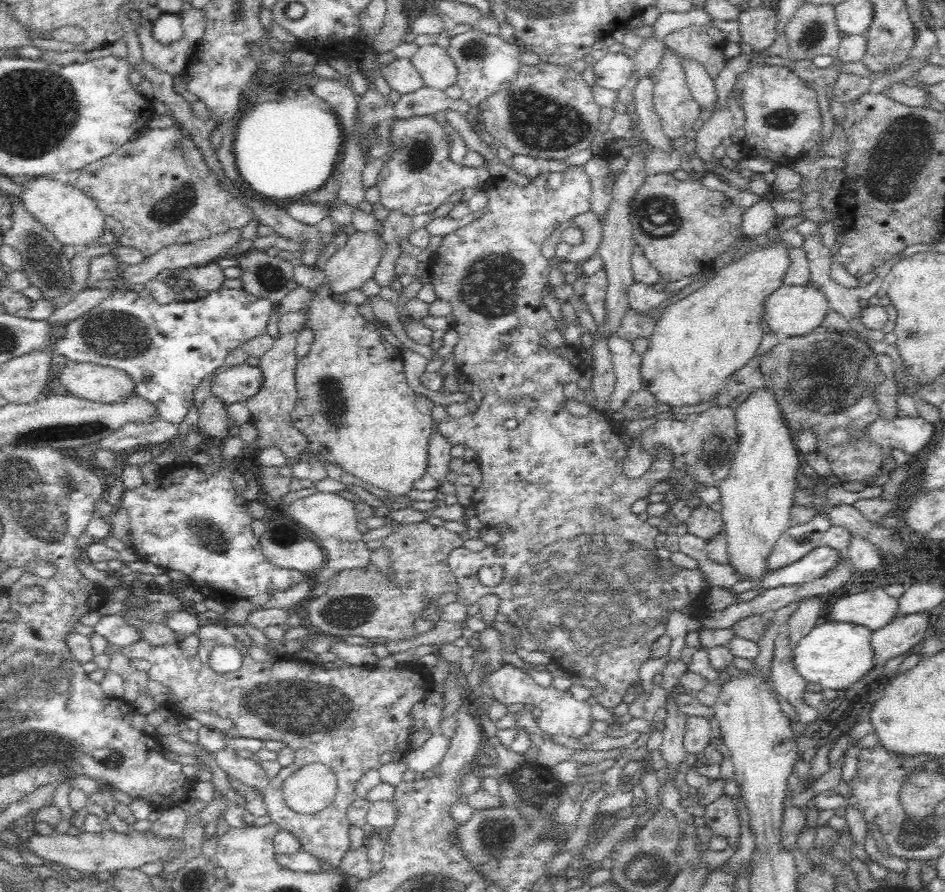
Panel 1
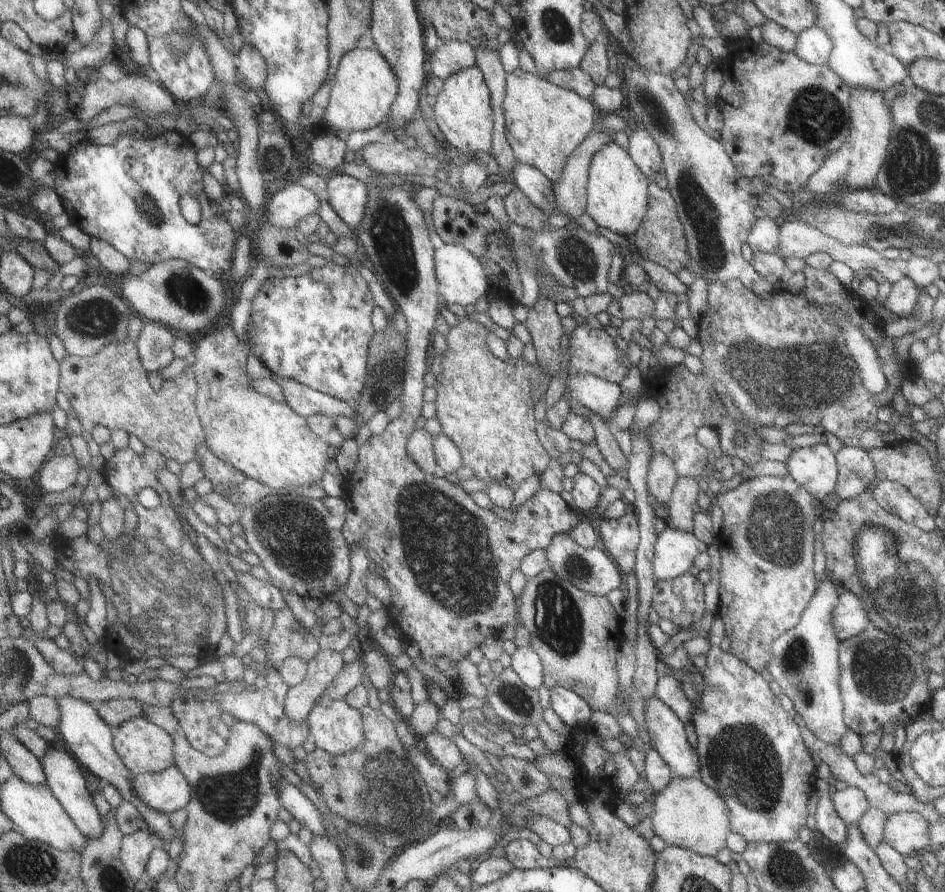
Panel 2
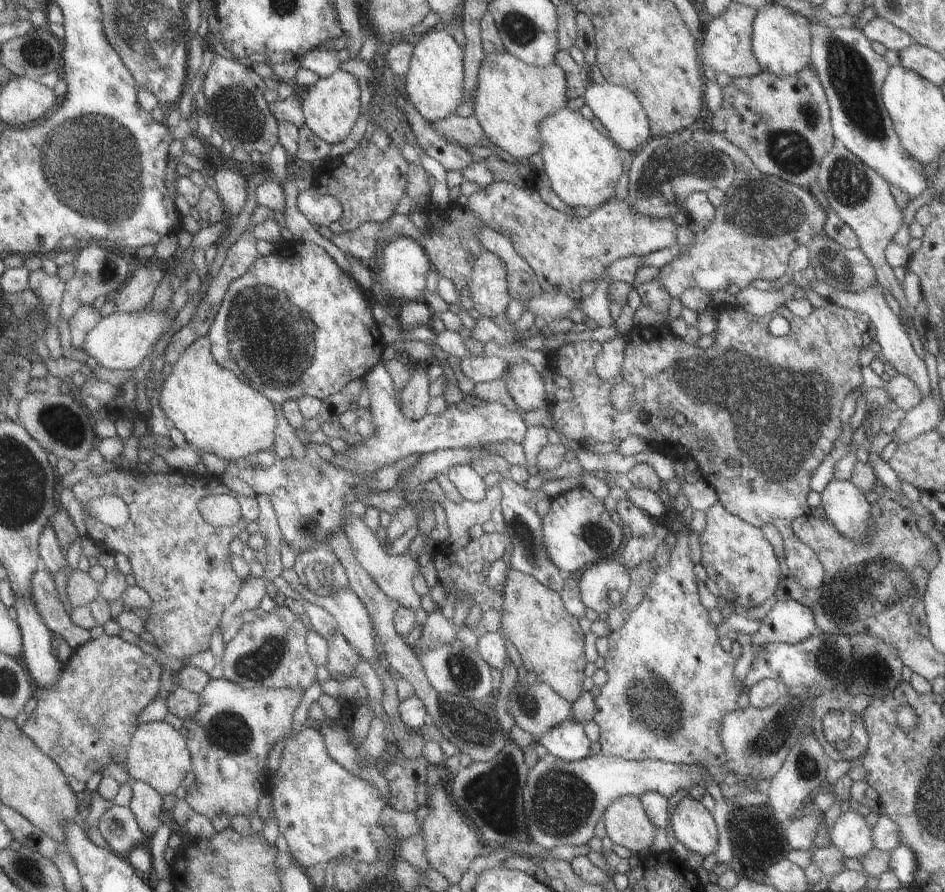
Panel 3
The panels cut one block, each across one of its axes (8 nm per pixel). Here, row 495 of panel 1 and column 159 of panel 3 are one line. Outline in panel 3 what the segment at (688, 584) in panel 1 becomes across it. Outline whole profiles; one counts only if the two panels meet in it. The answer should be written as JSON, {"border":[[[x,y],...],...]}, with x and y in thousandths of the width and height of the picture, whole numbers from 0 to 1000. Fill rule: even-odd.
{"border":[[[130,520],[125,527],[117,526],[112,531],[87,536],[76,547],[77,556],[84,566],[96,563],[96,558],[122,555],[130,558],[137,566],[139,581],[129,591],[119,591],[98,578],[90,581],[92,602],[130,620],[140,632],[139,651],[149,658],[160,670],[160,691],[154,706],[161,711],[164,723],[177,735],[196,740],[223,726],[223,713],[232,704],[236,684],[244,679],[255,659],[257,650],[244,635],[244,608],[253,598],[260,594],[266,585],[274,581],[274,563],[269,556],[257,556],[244,549],[226,531],[208,534],[198,528],[180,527],[177,530],[150,530]],[[228,554],[249,555],[256,567],[255,583],[249,590],[225,590],[215,583],[211,565],[215,558]]]}

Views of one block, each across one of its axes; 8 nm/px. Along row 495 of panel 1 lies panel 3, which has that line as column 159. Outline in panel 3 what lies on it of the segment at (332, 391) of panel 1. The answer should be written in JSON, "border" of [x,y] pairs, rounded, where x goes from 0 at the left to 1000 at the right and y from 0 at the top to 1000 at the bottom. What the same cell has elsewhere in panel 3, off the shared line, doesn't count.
{"border":[[[220,374],[210,379],[187,402],[167,443],[177,470],[194,485],[200,498],[213,506],[250,517],[285,504],[291,498],[293,459],[290,451],[226,402]]]}

